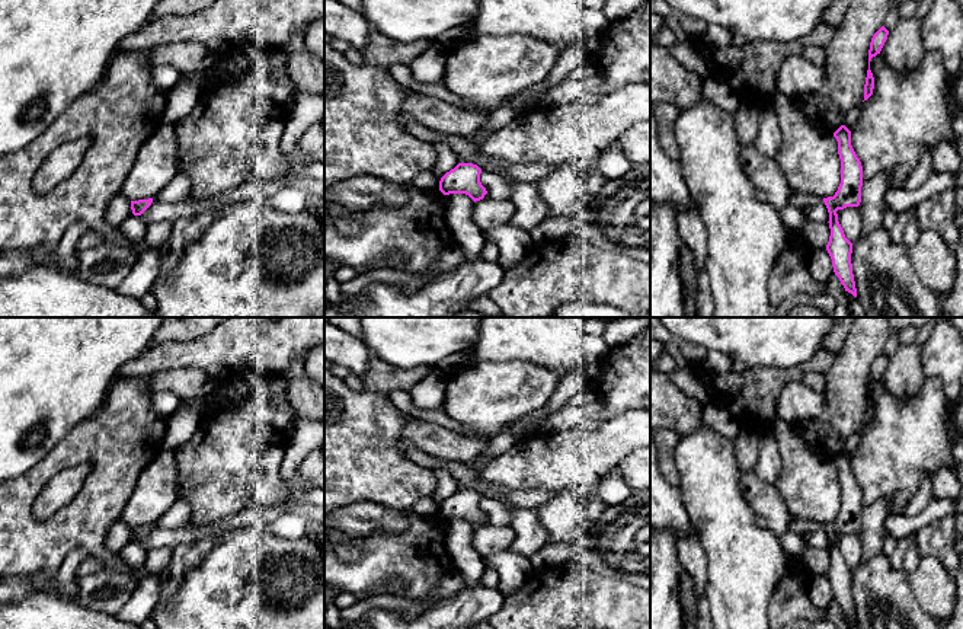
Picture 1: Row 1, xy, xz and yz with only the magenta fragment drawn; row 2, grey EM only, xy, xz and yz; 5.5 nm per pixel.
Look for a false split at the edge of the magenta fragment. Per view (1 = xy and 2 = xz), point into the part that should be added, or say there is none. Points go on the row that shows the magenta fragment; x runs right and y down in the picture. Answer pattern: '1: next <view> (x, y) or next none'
1: next none
2: next none

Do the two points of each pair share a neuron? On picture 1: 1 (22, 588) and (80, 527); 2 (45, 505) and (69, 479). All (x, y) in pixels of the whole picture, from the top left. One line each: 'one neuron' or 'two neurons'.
1: two neurons
2: one neuron

